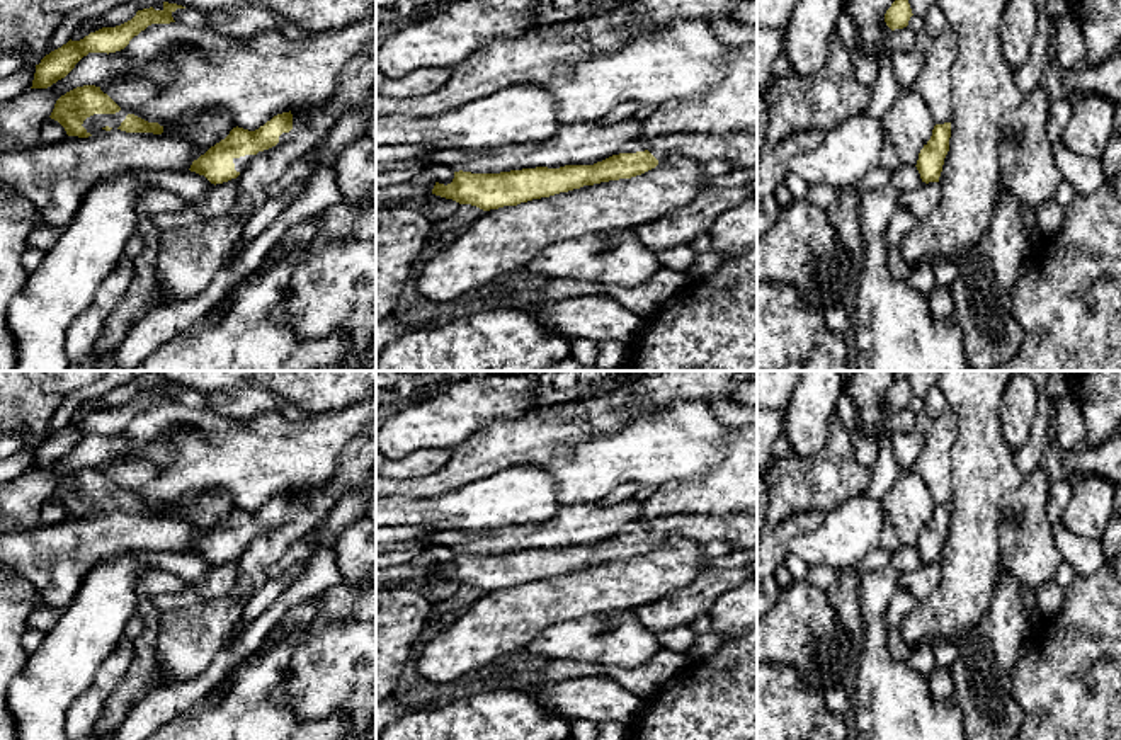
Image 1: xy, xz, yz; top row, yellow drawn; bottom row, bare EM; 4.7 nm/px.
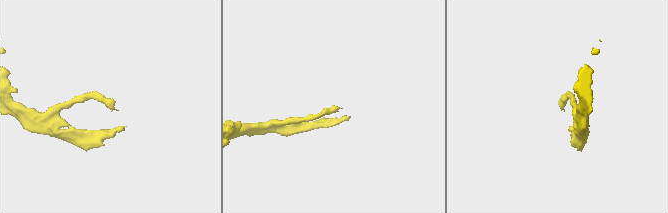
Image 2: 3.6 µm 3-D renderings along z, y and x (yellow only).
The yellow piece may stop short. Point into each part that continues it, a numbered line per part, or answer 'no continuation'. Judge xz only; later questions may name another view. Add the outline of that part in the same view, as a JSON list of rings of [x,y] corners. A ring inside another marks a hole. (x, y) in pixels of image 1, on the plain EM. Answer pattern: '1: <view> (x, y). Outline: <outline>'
1: xz (740, 529). Outline: [[[735,512],[725,515],[660,515],[652,521],[643,517],[629,522],[623,534],[648,531],[658,543],[670,538],[691,539],[706,544],[725,539],[731,551],[747,551],[757,546],[757,515]]]

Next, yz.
no continuation

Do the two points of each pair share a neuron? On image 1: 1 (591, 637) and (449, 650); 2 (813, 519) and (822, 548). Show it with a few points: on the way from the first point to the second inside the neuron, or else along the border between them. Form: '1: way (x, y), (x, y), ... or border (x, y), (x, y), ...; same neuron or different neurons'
1: border (567, 620), (543, 630), (526, 648); different neurons
2: border (825, 514), (812, 529), (802, 531), (788, 550); different neurons

